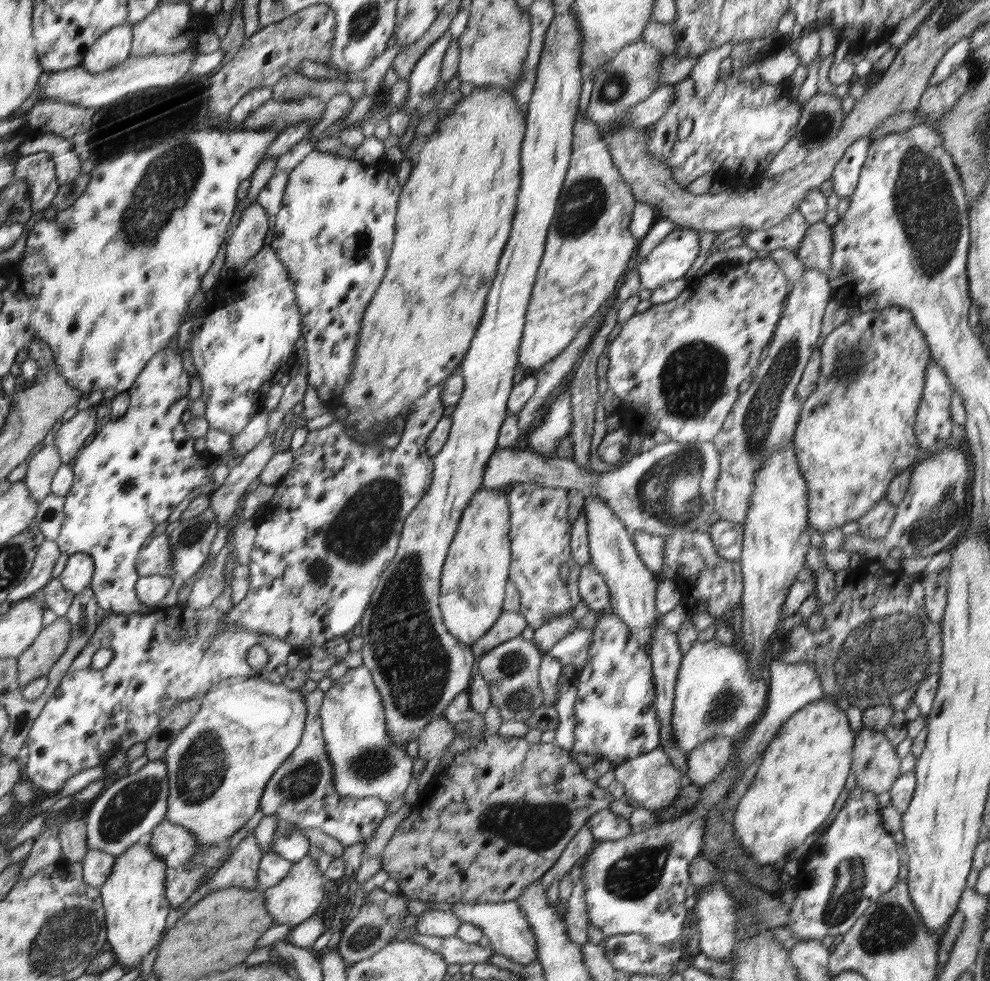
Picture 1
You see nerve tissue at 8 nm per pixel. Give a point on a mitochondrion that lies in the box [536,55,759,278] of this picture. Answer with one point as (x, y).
(584, 202)

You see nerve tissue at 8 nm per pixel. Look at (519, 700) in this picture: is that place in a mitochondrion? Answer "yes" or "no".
yes

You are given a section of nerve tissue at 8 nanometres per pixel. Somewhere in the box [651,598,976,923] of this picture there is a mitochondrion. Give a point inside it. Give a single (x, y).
(881, 659)

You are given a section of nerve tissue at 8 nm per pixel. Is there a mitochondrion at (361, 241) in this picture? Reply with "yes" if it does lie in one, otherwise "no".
yes

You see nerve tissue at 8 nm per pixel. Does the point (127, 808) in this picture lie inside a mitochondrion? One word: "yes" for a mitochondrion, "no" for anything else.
yes

